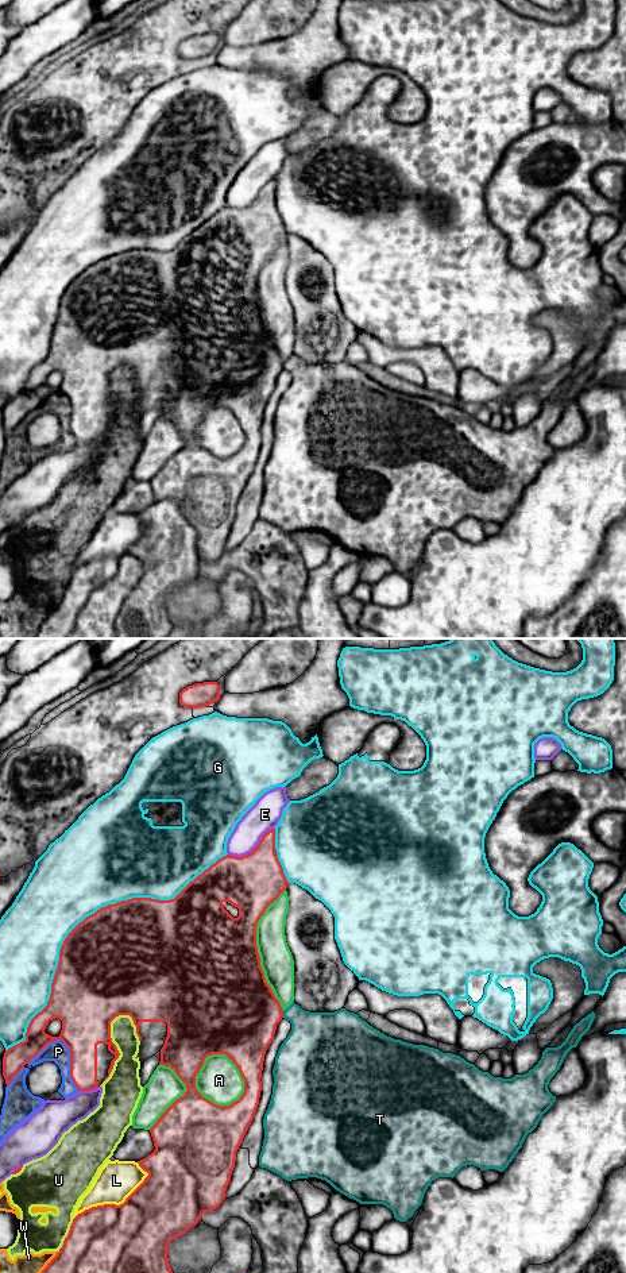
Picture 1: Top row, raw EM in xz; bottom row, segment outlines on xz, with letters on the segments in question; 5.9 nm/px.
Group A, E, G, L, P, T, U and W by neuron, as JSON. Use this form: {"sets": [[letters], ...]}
{"sets": [["A"], ["E"], ["G"], ["L"], ["P"], ["T"], ["U", "W"]]}

